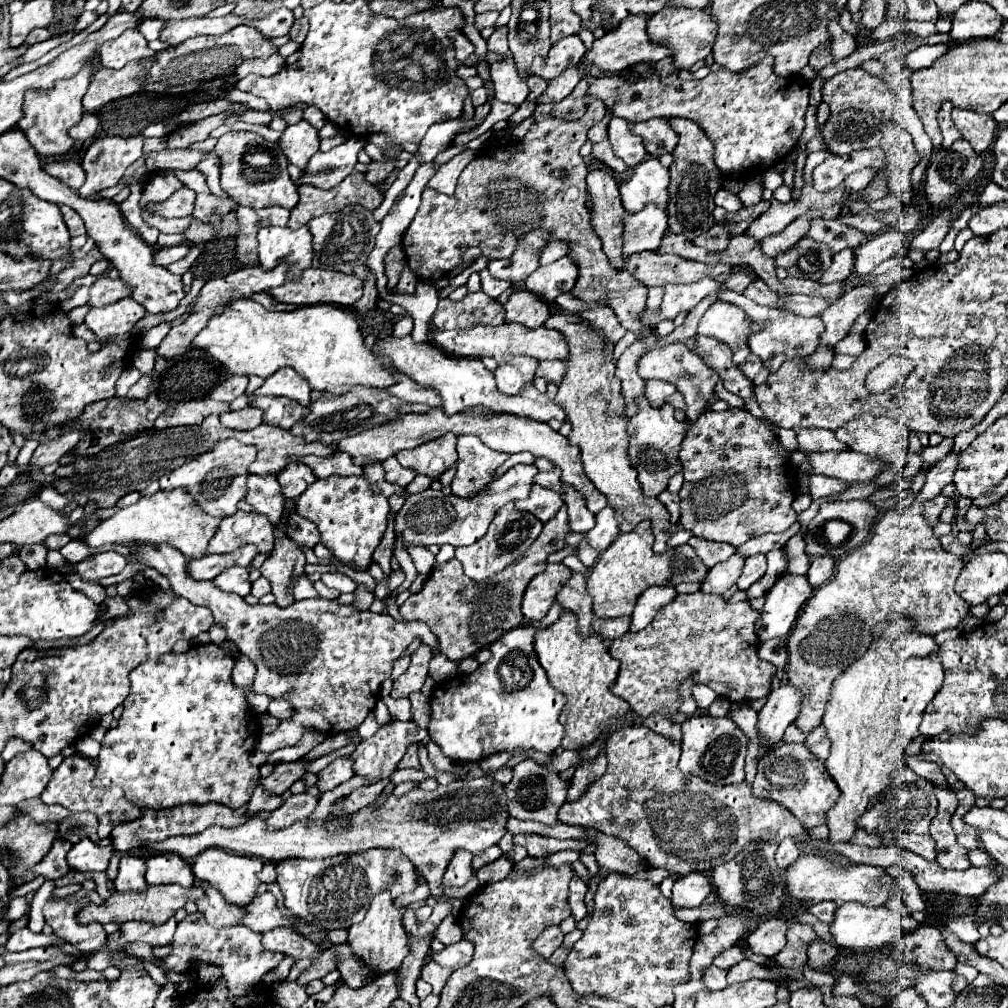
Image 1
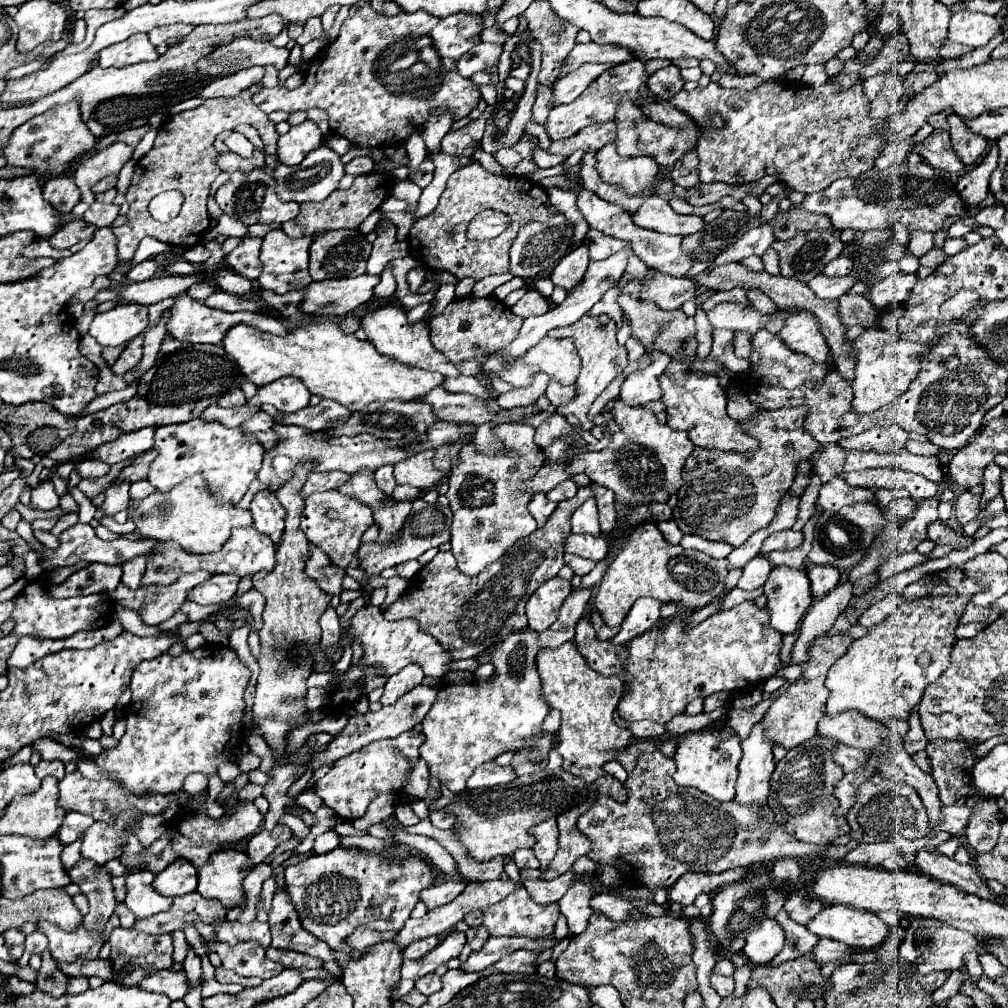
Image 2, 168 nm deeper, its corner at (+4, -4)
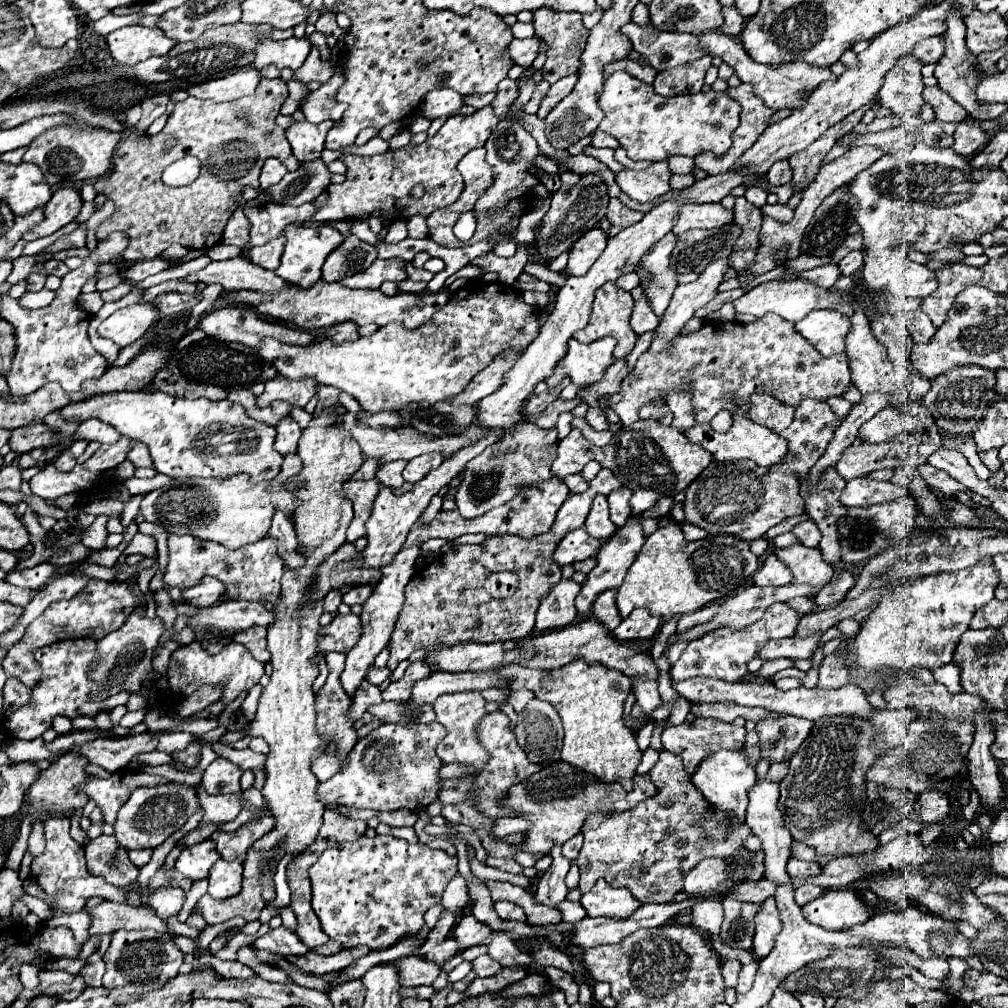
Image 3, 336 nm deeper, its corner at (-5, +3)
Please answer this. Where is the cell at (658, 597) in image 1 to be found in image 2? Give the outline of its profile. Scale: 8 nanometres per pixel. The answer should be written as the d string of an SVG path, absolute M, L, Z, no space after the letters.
M651 597L637 599L635 605L631 607L629 615L621 623L621 631L611 641L617 643L617 645L625 645L625 643L629 643L629 639L633 639L633 637L641 635L643 631L647 631L653 623L657 623L661 605L663 605L661 601L651 599Z

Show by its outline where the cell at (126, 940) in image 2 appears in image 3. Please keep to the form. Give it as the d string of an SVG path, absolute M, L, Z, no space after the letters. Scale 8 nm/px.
M150 930L114 932L110 948L104 954L104 962L106 962L106 974L102 978L102 984L106 984L108 988L118 992L120 988L124 988L126 982L156 980L162 974L166 978L174 978L178 974L178 968L184 962L184 954L176 948L172 936L166 936L166 934L164 934L164 942L162 942L162 934L150 932Z

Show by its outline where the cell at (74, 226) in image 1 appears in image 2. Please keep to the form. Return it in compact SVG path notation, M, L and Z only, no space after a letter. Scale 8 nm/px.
M71 219L57 231L57 235L53 235L53 239L49 239L49 243L57 249L69 249L79 241L93 237L95 229L97 227L85 219Z

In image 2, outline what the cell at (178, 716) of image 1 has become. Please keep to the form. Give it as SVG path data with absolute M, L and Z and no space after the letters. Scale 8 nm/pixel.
M203 645L195 651L185 651L179 657L159 655L157 659L139 663L131 677L131 703L127 709L127 731L111 749L103 749L95 763L109 773L107 779L119 783L137 797L169 795L181 791L189 773L215 775L219 765L229 761L233 749L243 741L243 711L245 689L249 685L249 669L237 659L235 651L223 645Z

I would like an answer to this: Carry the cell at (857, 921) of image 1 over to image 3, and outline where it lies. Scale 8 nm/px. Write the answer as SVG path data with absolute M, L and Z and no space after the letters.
M824 890L818 898L806 902L802 906L802 914L808 922L818 924L826 930L846 930L846 928L852 928L856 924L864 924L872 916L852 890Z

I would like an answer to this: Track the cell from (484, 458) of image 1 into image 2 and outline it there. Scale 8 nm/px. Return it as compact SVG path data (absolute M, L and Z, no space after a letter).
M503 423L495 427L495 435L511 445L511 455L485 457L473 451L473 447L463 445L449 473L447 499L453 511L451 551L463 575L479 575L485 567L501 559L515 541L537 529L537 521L527 511L531 495L527 491L513 495L513 489L519 489L521 483L533 477L533 473L537 473L543 465L543 449L539 449L533 441L535 429L529 425Z

